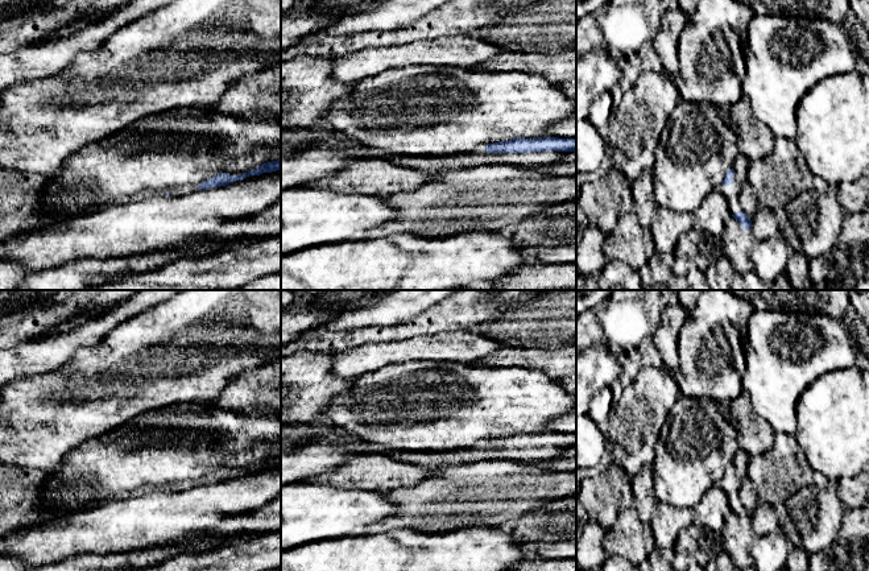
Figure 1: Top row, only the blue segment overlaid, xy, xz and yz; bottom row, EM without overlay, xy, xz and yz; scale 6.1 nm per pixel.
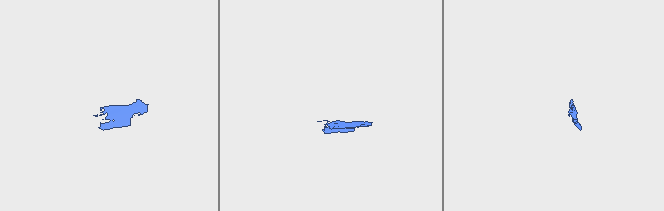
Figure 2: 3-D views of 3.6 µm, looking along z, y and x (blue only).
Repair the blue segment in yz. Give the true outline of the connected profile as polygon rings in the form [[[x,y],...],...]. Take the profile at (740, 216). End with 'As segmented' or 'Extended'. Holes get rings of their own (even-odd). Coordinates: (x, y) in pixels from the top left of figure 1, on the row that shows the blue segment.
[[[733,169],[727,170],[727,175],[717,190],[728,200],[728,208],[732,216],[741,224],[745,231],[750,231],[752,220],[746,216],[740,204],[741,185],[736,179]]]. Extended

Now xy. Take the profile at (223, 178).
[[[281,158],[277,161],[273,161],[273,162],[266,162],[264,165],[253,169],[252,171],[244,173],[241,175],[229,175],[227,173],[220,173],[220,174],[215,175],[214,178],[202,182],[196,189],[202,189],[202,190],[215,189],[215,187],[233,183],[236,181],[241,181],[249,175],[260,175],[262,173],[277,171],[280,169],[281,169]]]. As segmented

